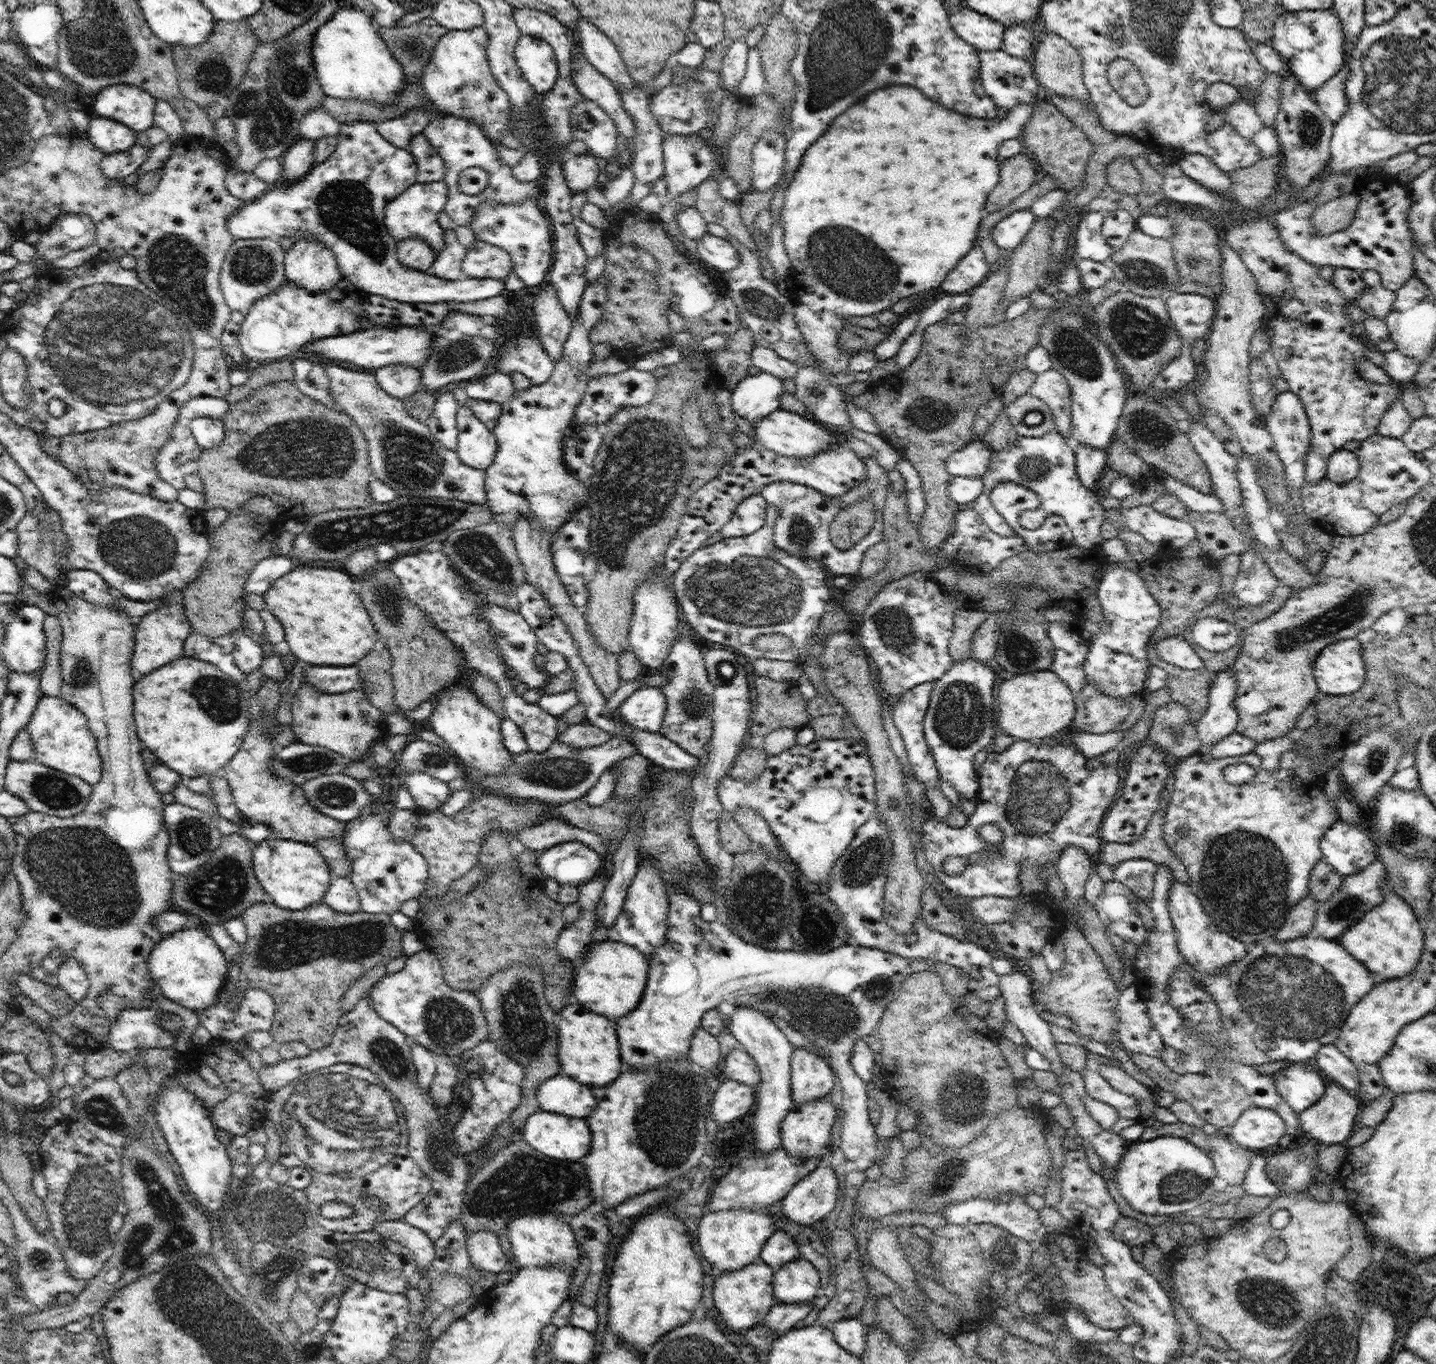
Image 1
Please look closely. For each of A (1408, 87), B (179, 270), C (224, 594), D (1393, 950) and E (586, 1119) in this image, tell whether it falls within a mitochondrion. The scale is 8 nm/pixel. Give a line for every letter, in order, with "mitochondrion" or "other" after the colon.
A: mitochondrion
B: mitochondrion
C: other
D: other
E: other

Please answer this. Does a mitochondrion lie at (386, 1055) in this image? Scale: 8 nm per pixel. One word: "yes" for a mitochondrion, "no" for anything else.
yes

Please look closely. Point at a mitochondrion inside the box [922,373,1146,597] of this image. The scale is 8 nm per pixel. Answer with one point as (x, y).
(1035, 467)

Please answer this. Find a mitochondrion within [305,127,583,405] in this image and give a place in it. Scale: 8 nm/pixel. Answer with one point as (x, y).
(346, 207)

